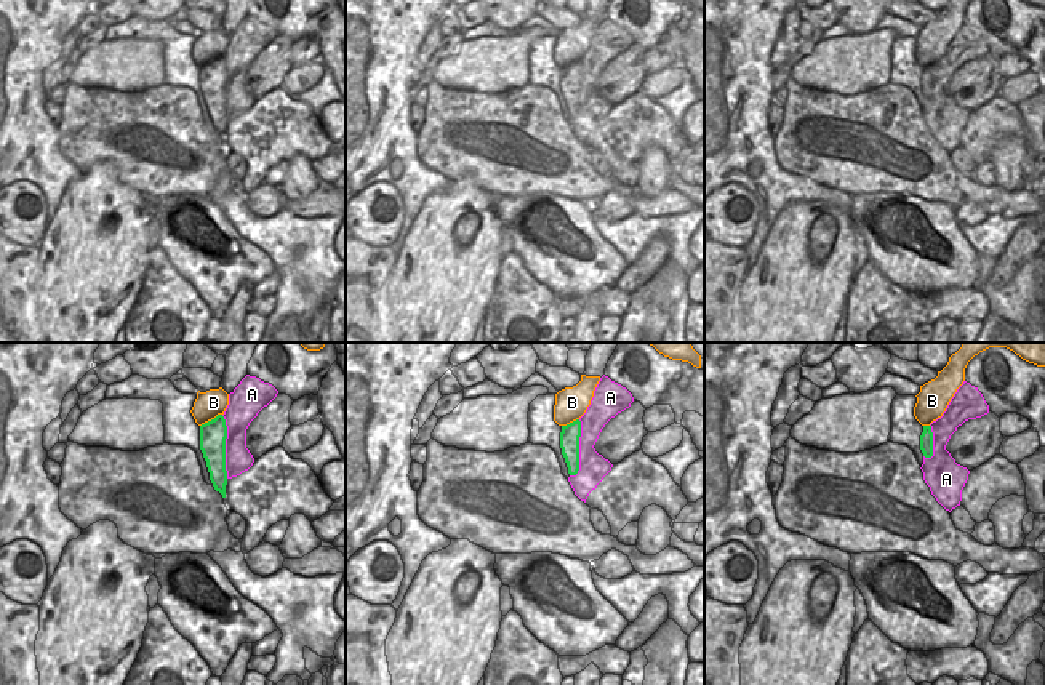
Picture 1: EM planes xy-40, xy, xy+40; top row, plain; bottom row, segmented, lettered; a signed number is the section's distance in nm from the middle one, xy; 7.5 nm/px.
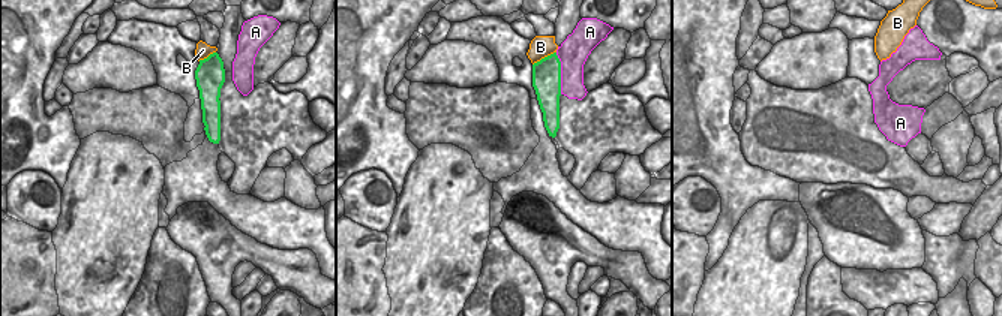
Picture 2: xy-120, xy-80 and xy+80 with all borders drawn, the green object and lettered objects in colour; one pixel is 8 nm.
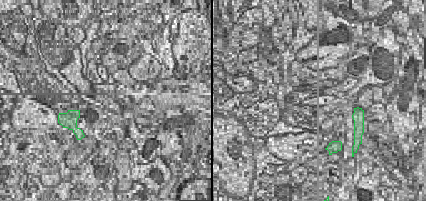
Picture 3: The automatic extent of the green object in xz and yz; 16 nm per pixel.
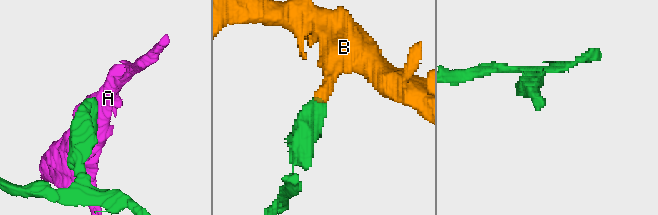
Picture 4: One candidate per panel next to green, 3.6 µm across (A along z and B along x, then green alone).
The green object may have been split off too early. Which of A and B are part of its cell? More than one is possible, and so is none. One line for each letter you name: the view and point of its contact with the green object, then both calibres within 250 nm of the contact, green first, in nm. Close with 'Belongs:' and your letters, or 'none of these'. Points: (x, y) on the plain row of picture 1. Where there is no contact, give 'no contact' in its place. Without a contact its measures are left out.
Belongs: none of these

